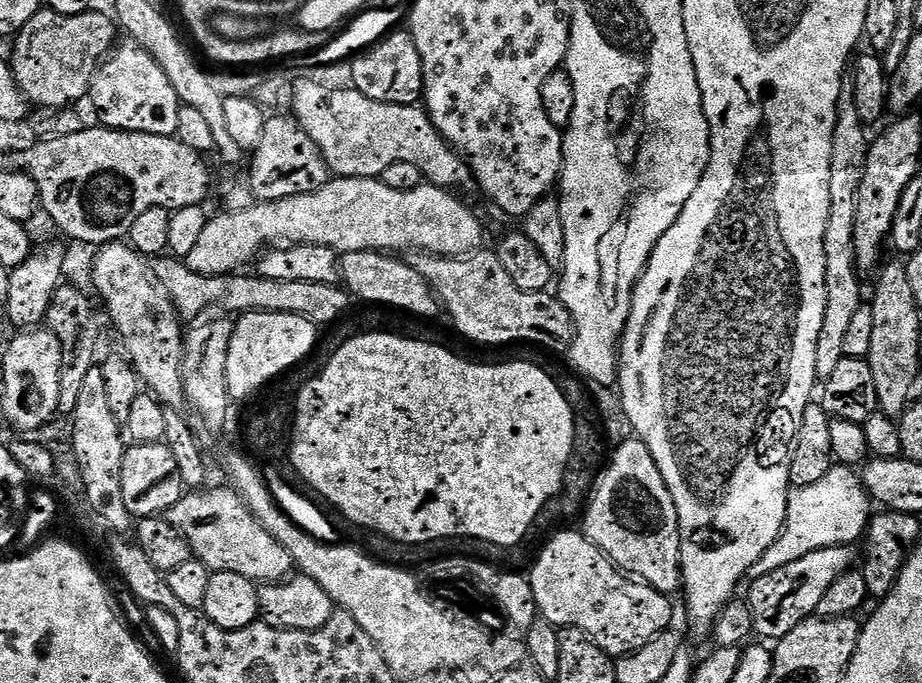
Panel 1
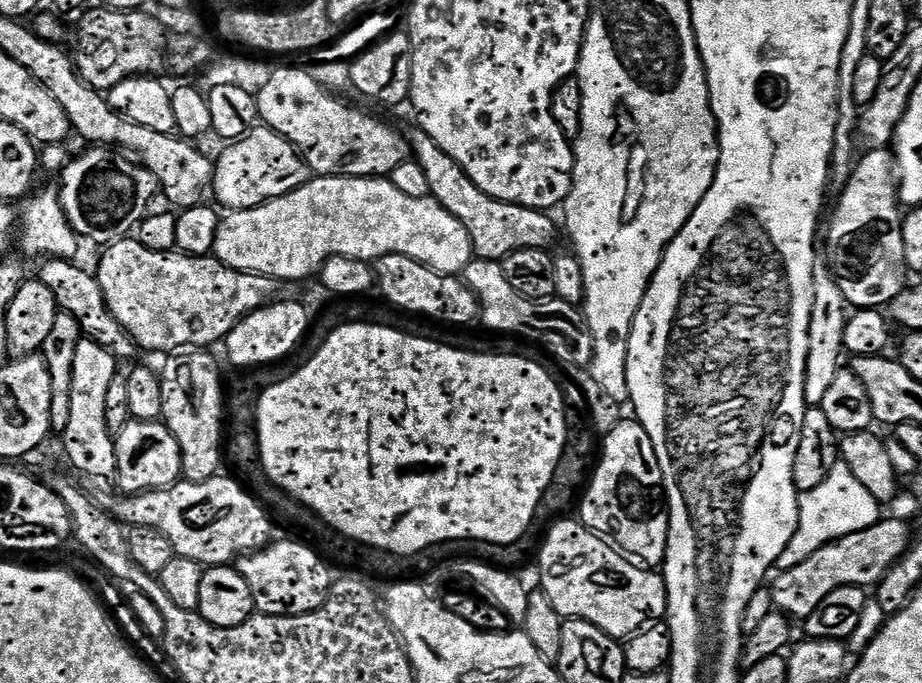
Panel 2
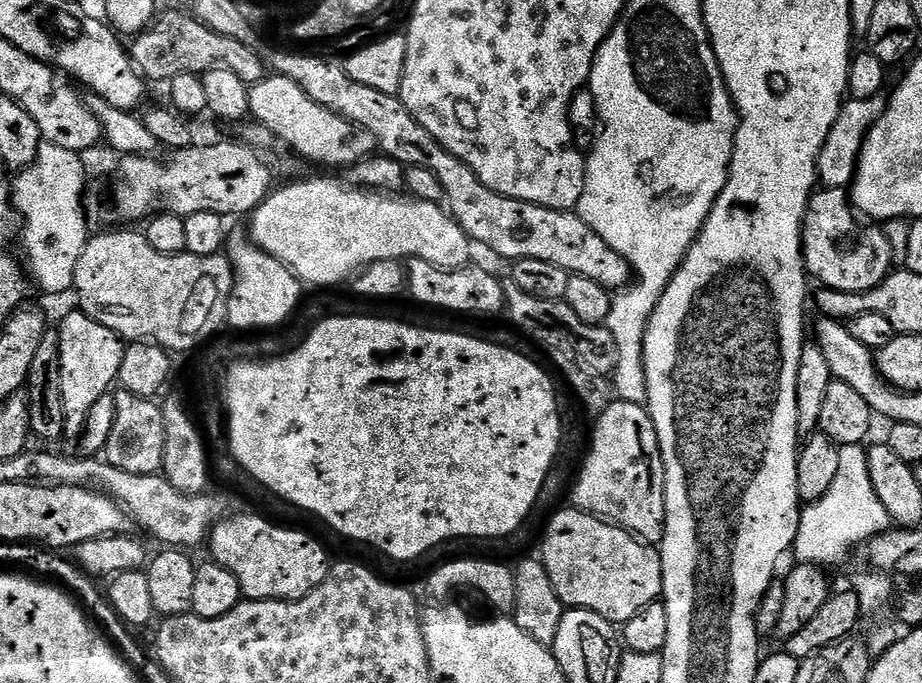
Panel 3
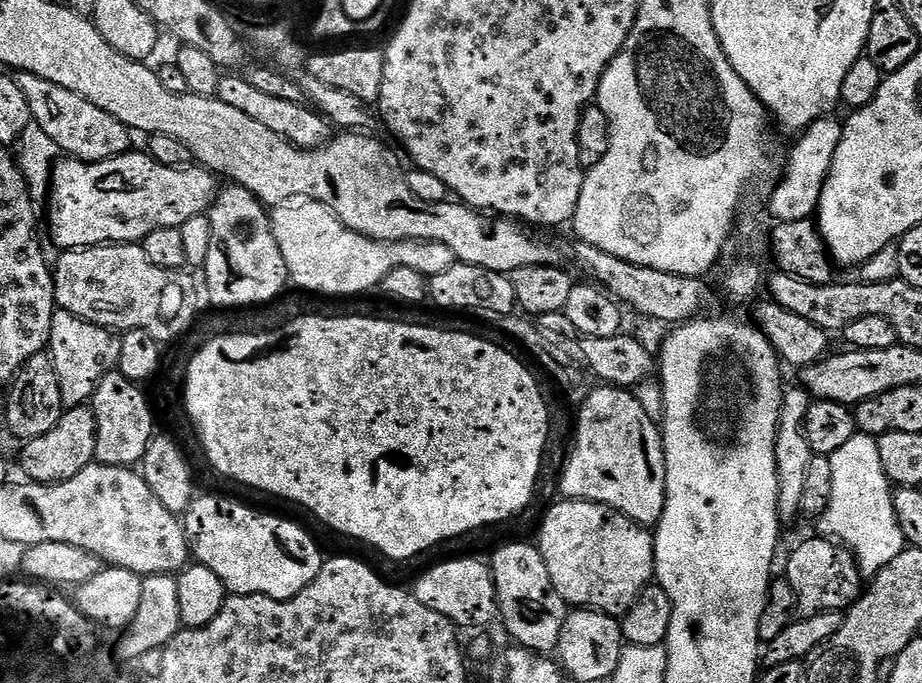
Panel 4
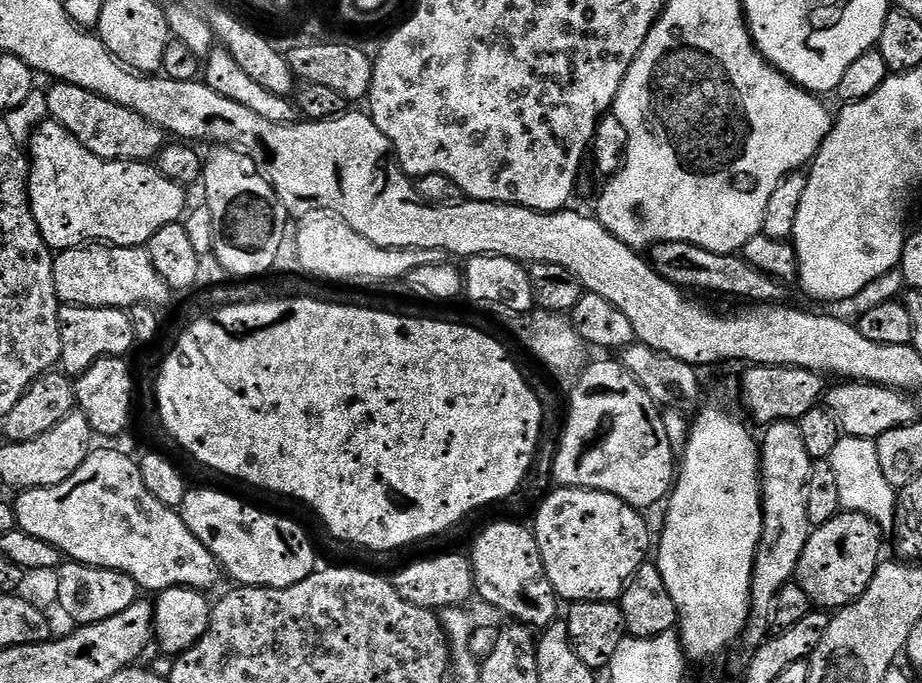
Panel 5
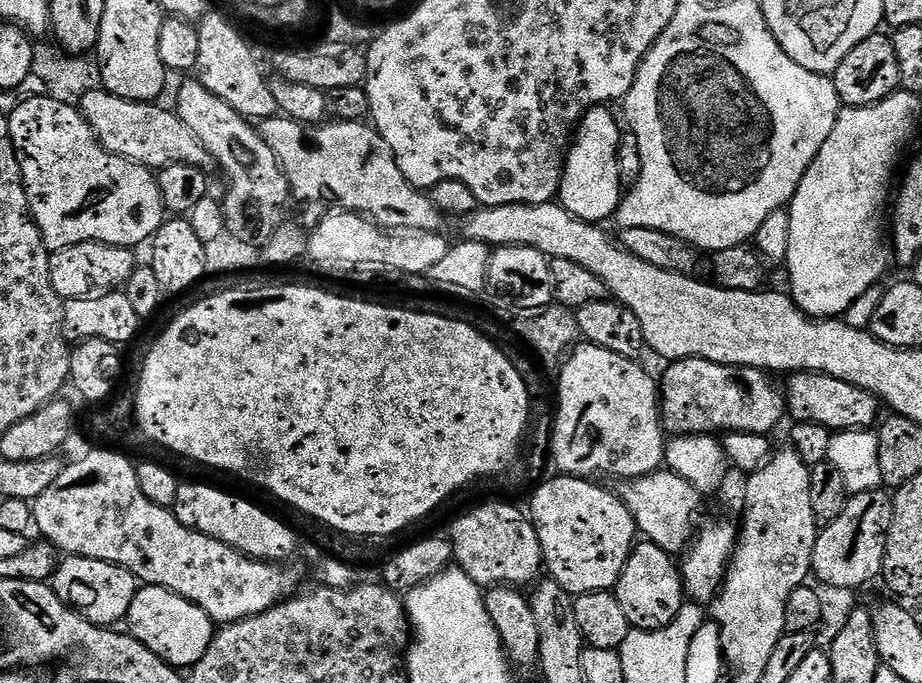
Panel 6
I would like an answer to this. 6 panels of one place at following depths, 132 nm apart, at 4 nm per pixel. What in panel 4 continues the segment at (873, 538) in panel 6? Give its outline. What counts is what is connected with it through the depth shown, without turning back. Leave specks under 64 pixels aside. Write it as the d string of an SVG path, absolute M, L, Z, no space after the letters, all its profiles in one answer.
M827 538L804 540L792 552L788 560L786 579L798 594L798 606L804 616L816 612L838 612L847 610L862 595L862 573L855 556L843 544Z

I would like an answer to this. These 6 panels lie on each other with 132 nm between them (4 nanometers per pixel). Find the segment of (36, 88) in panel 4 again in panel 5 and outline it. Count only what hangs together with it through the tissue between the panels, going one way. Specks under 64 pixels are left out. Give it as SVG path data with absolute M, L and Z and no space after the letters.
M56 82L51 86L47 89L49 117L74 134L98 158L152 162L165 148L166 133L154 122L142 118L142 114L73 84Z

